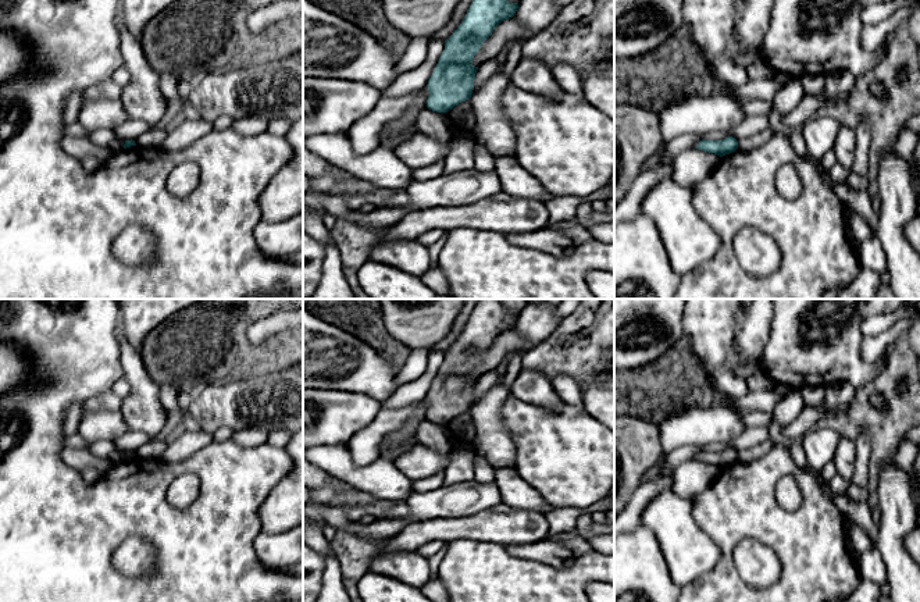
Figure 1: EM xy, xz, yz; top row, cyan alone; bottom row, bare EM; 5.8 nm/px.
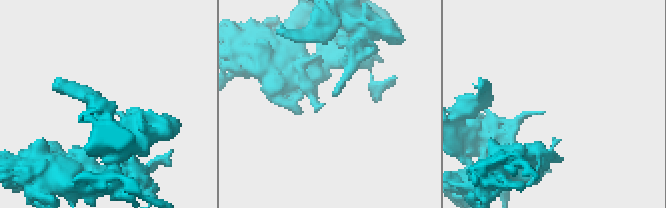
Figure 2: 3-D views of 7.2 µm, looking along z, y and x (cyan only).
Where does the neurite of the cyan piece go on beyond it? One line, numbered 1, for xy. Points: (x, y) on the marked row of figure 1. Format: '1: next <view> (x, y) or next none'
1: next none

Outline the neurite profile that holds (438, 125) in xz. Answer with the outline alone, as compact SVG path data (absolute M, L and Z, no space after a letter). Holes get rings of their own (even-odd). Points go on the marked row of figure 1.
M428 107L420 113L416 127L418 132L432 136L441 145L446 145L453 135L453 122L449 115L432 111Z

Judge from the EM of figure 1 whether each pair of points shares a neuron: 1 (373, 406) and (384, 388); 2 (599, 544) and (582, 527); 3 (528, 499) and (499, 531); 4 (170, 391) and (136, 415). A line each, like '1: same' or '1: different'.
1: different
2: same
3: different
4: different

